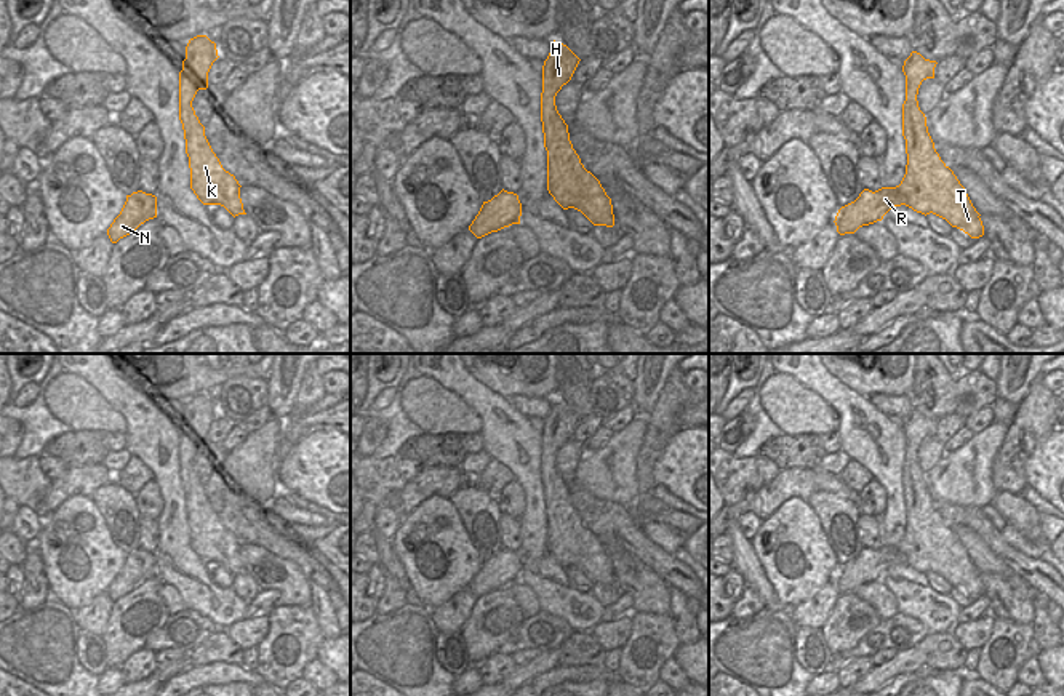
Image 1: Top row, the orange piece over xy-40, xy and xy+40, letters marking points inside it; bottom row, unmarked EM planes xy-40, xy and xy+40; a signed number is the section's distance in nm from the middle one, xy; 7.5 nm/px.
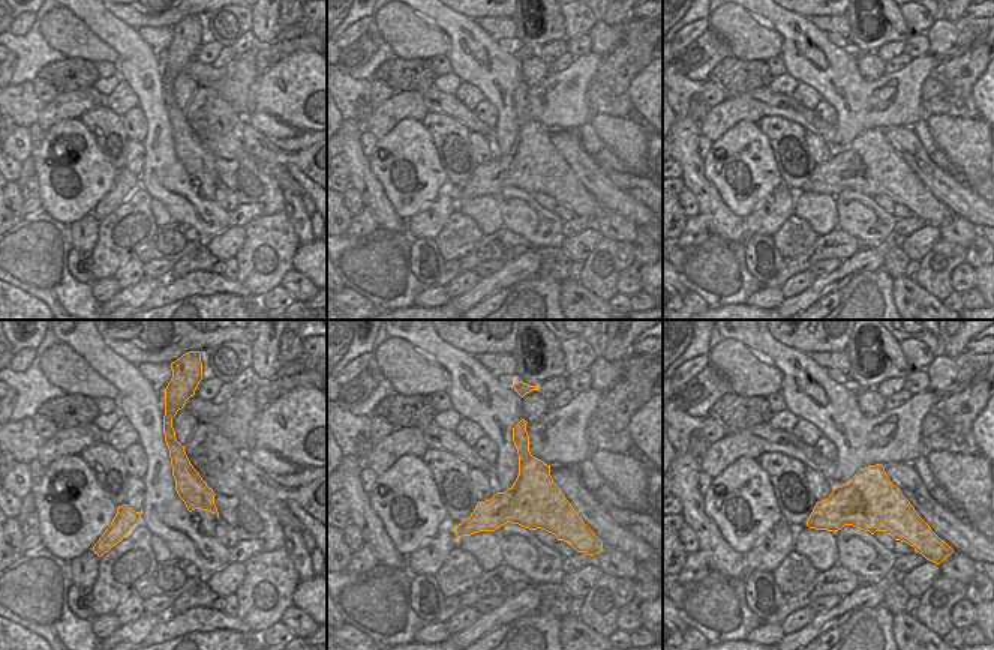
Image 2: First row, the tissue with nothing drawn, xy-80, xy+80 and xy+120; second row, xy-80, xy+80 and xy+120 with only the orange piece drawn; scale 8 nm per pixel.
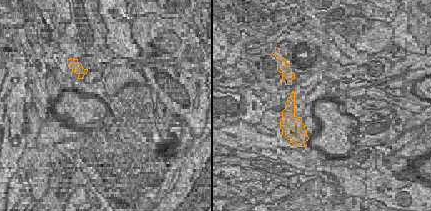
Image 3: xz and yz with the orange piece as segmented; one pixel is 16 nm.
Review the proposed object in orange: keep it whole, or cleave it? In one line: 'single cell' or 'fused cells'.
single cell

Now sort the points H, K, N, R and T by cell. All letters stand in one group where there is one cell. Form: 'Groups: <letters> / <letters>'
Groups: H K N R T

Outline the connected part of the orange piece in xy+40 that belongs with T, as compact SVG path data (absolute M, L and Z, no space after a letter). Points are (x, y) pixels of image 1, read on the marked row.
M912 51L904 61L906 101L902 104L902 136L907 165L899 186L875 192L864 189L859 197L842 206L835 216L840 235L882 221L894 206L906 205L922 214L936 214L971 238L984 235L981 214L973 206L965 187L941 160L928 133L926 117L918 107L917 94L923 80L934 78L936 61Z

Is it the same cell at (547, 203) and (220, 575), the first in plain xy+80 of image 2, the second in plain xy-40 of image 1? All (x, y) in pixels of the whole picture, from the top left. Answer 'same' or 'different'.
same

